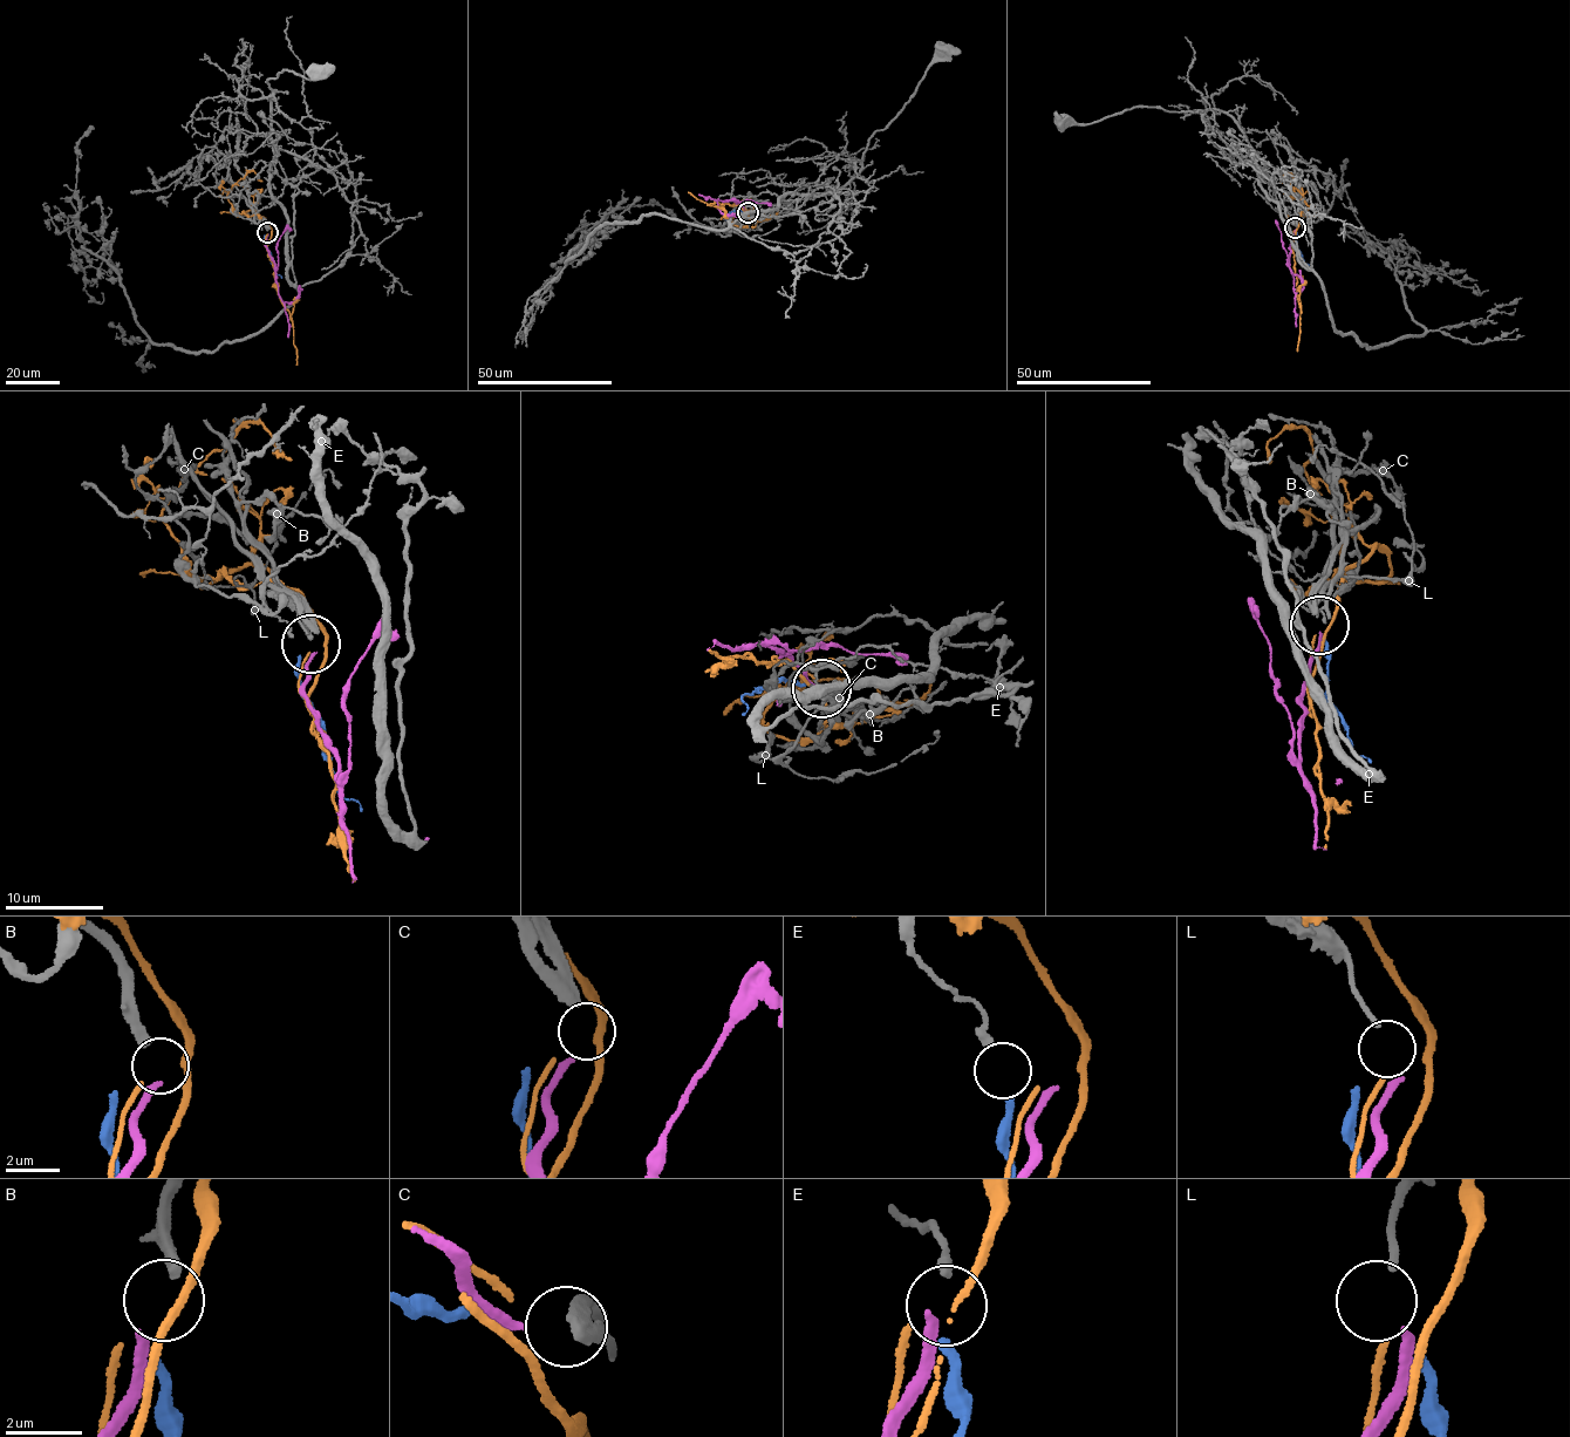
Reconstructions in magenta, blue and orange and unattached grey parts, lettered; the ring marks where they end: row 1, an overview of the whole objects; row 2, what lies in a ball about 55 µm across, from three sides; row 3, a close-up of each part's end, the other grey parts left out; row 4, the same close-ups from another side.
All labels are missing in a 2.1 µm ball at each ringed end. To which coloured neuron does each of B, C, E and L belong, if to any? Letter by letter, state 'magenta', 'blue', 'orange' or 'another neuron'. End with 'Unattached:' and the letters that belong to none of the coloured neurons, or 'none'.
B: magenta
C: another neuron
E: blue
L: orange
Unattached: C

